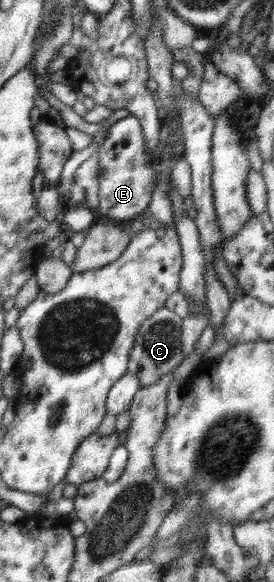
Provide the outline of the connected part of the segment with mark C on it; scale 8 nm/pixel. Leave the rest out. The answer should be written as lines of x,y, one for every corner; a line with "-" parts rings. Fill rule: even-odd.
168,308
156,310
149,318
138,327
138,333
134,337
134,346
130,351
127,364
127,373
140,379
140,386
146,387
160,381
164,375
172,369
176,370
184,360
182,358
182,322
183,319

